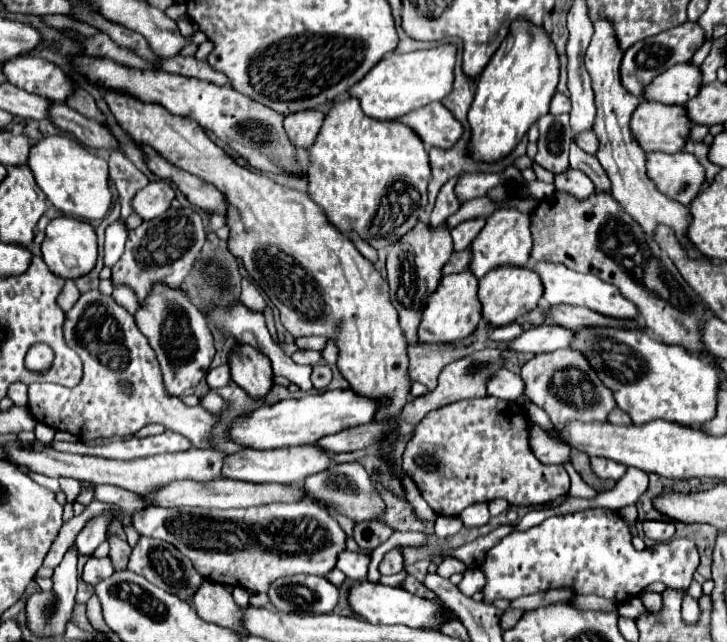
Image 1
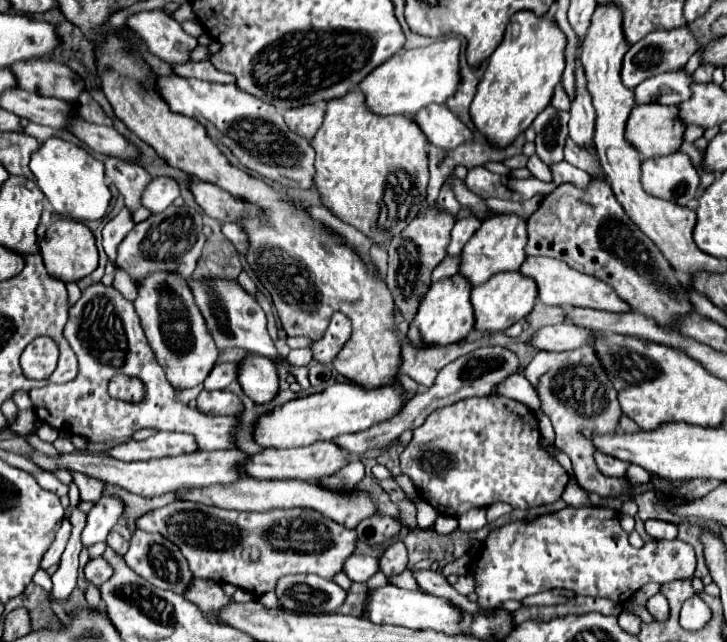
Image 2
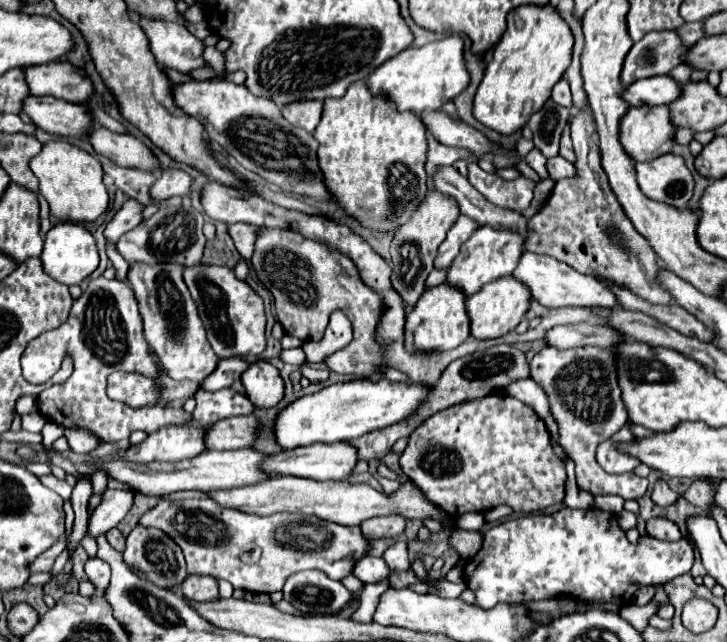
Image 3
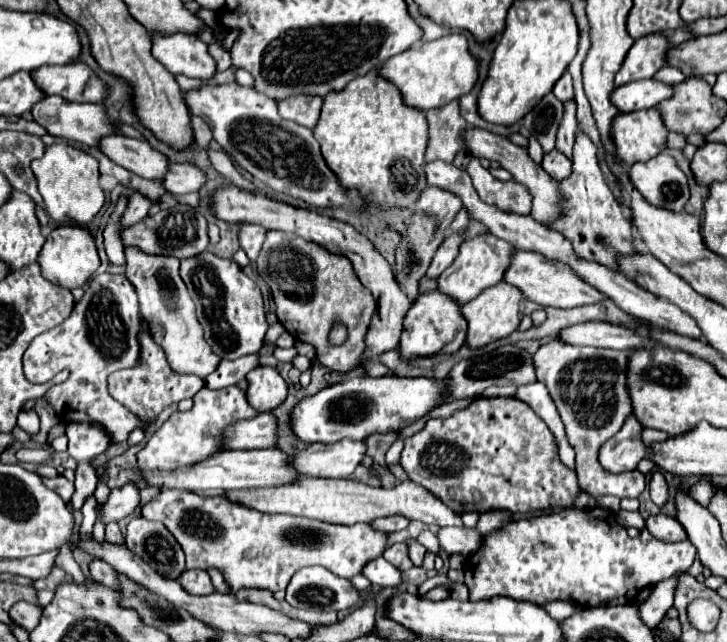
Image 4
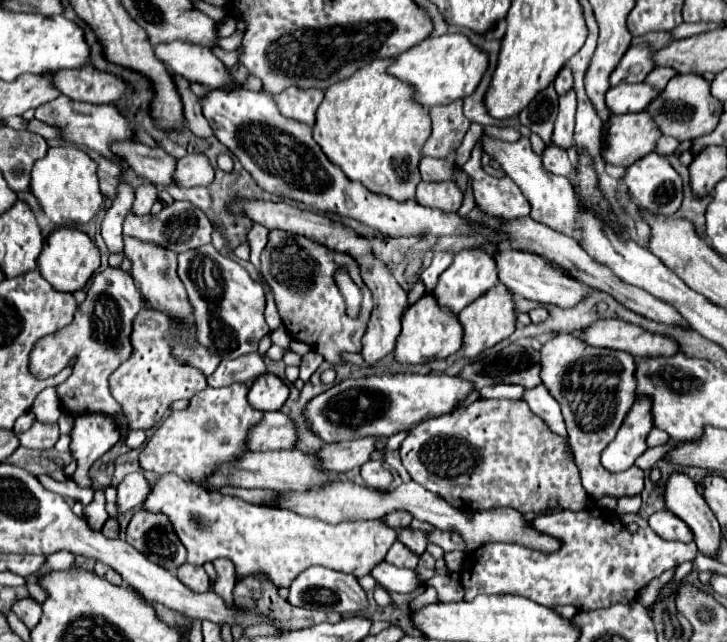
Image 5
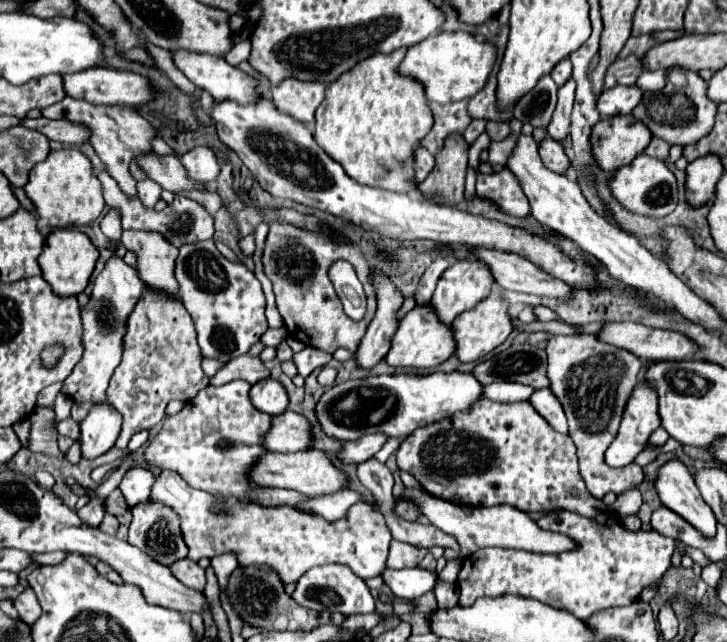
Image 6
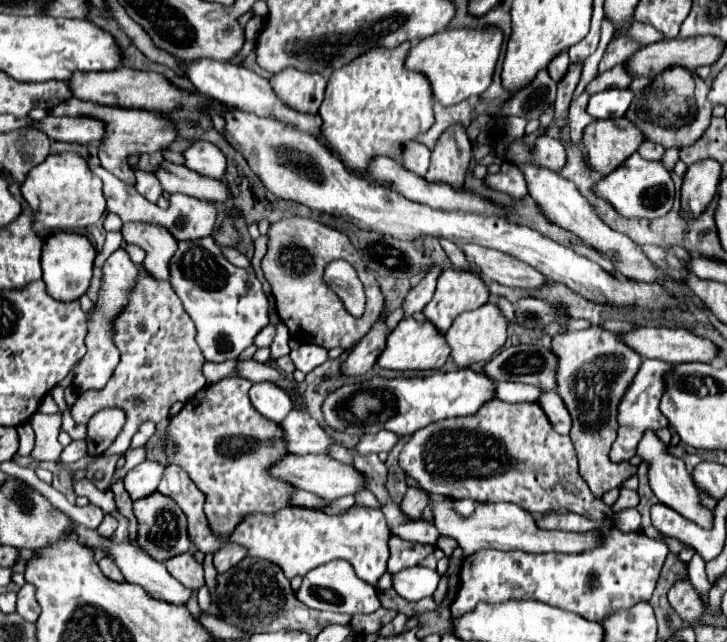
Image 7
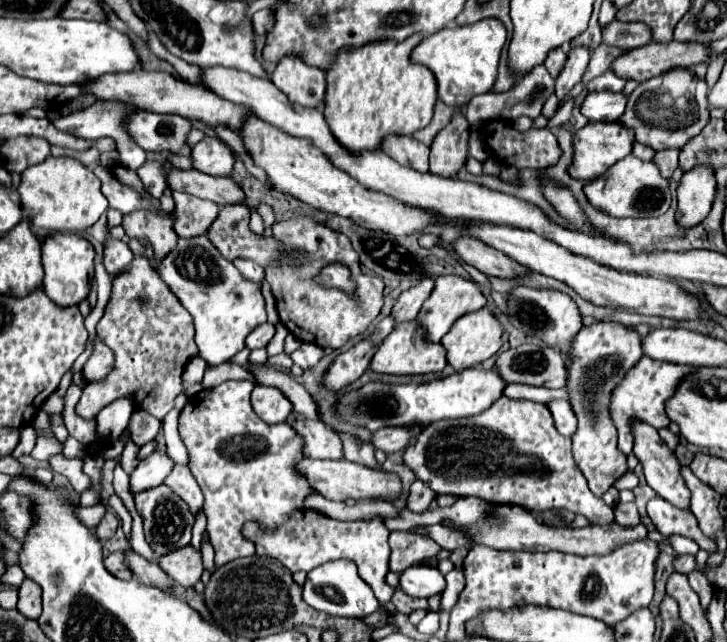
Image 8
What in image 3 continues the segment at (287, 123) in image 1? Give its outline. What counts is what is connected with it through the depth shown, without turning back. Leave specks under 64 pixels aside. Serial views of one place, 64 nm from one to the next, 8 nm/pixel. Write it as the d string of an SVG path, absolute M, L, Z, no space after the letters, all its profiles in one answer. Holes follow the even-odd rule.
M304 100L298 104L288 104L288 108L282 108L282 116L292 126L304 128L306 132L314 132L322 118L322 102L320 100Z

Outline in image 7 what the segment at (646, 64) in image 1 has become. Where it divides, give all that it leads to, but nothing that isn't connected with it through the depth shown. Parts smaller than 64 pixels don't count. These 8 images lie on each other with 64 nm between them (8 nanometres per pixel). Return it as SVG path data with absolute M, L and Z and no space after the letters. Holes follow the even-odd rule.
M618 64L612 70L598 74L586 90L590 94L596 94L596 92L602 92L602 90L608 90L608 88L628 88L630 82L632 82L632 74L626 70L624 64Z

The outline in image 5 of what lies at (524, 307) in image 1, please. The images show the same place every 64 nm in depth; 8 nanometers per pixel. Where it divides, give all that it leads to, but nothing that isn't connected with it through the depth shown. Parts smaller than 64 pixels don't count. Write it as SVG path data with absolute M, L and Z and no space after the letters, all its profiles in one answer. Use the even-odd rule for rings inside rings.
M504 284L490 288L488 292L484 292L484 296L476 298L476 302L468 304L468 308L464 308L458 314L458 318L464 326L464 354L468 358L472 358L472 356L480 354L482 350L508 338L516 330L516 314L514 312L516 312L514 294Z

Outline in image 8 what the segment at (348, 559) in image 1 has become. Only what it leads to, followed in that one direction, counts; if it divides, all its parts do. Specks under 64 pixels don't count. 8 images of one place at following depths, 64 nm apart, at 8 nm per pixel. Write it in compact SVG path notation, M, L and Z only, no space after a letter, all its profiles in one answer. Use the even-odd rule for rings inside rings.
M412 566L400 574L398 588L412 598L430 598L438 592L444 592L446 582L438 568Z

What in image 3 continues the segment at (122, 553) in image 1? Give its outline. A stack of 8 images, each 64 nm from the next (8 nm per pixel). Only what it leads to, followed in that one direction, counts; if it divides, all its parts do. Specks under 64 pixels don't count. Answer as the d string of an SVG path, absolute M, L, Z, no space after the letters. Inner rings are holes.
M114 528L112 532L108 532L106 538L108 538L108 542L110 542L112 548L116 548L118 552L124 552L124 548L126 548L126 538L120 534L118 528Z

